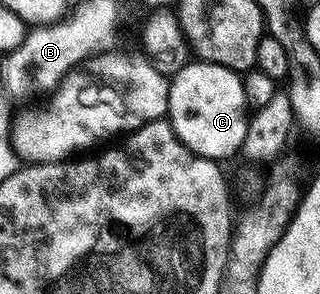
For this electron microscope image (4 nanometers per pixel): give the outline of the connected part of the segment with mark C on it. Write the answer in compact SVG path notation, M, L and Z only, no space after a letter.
M192 60L181 72L173 75L170 84L167 118L177 136L194 154L224 160L242 151L249 107L243 79L236 71L216 62Z

